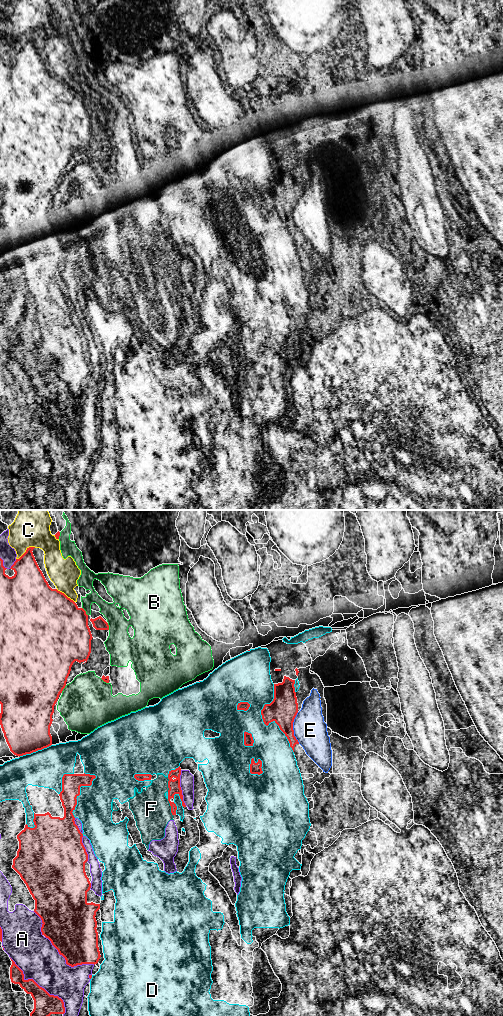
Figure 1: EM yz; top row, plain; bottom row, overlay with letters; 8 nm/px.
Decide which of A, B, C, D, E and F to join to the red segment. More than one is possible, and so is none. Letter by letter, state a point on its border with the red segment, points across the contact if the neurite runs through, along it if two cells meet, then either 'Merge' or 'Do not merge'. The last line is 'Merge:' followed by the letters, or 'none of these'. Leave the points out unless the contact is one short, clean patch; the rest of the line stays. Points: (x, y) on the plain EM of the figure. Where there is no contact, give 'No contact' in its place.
A: Touches red at yz (39, 474). Do not merge
B: Touches red at yz (85, 99). Do not merge
C: Touches red at yz (26, 39). Do not merge
D: Touches red at yz (263, 209). Do not merge
E: Touches red at yz (292, 216). Boundary: yz (297, 200), (293, 210), (293, 223), (299, 231). Do not merge
F: Touches red at yz (171, 295). Do not merge
Merge: none of these

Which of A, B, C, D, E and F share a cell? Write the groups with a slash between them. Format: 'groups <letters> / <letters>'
groups A C F / B D / E

